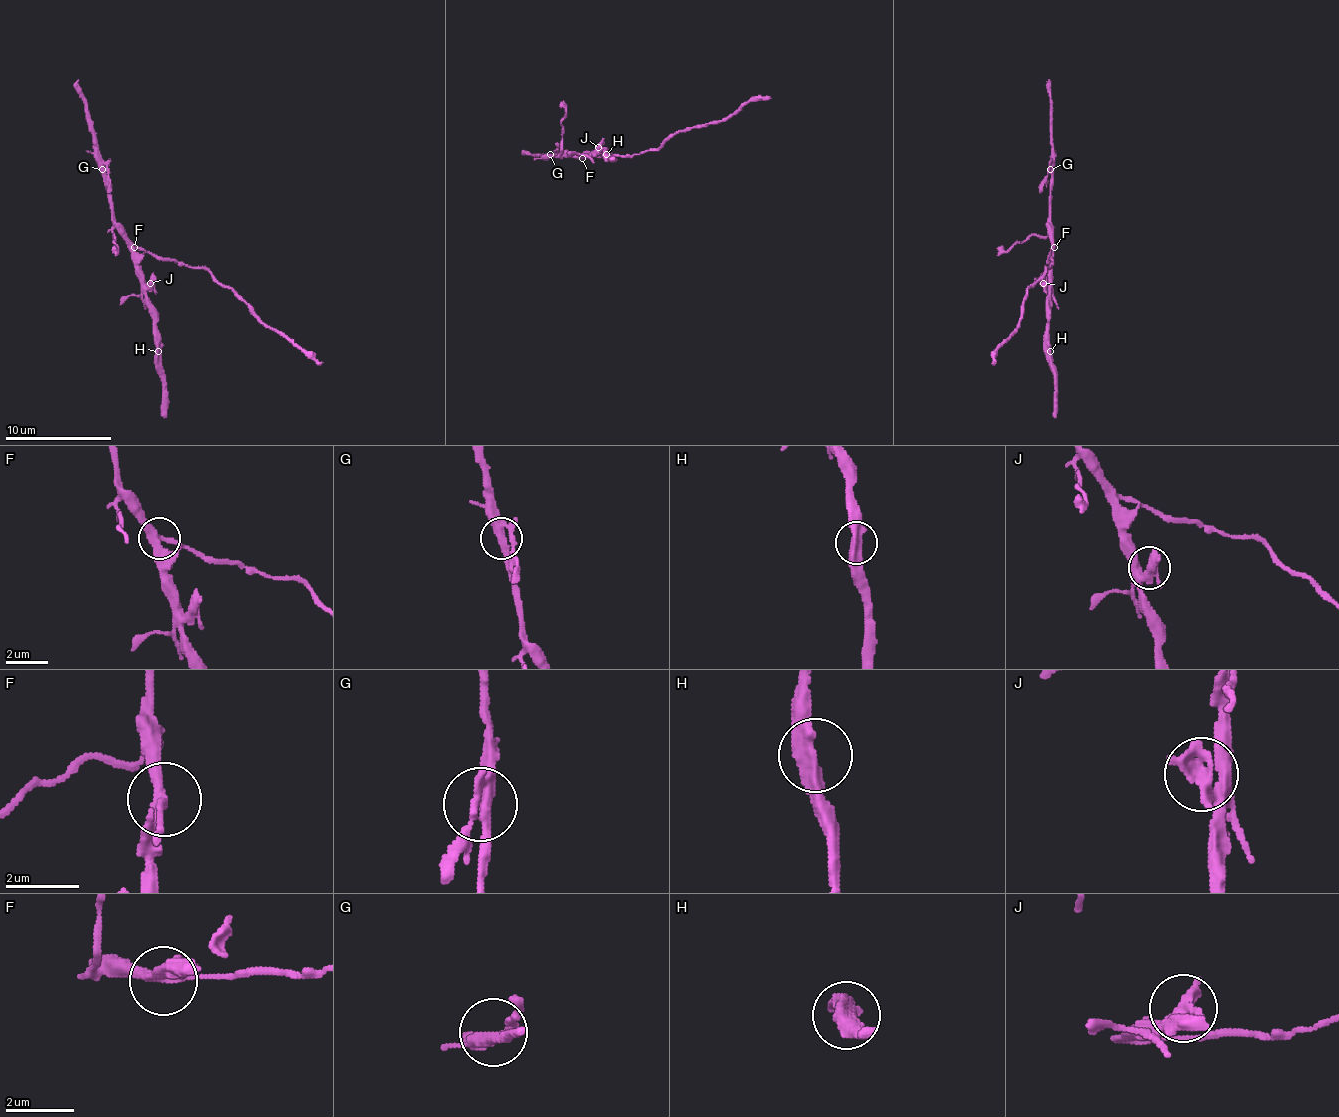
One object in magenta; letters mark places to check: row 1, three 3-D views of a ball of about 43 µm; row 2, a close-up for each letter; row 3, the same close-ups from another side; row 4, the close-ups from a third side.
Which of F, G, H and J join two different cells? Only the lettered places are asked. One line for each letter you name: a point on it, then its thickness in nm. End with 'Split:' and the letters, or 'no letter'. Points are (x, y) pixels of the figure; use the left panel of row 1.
F: at (134, 247); 300 nm thick
Split: F

